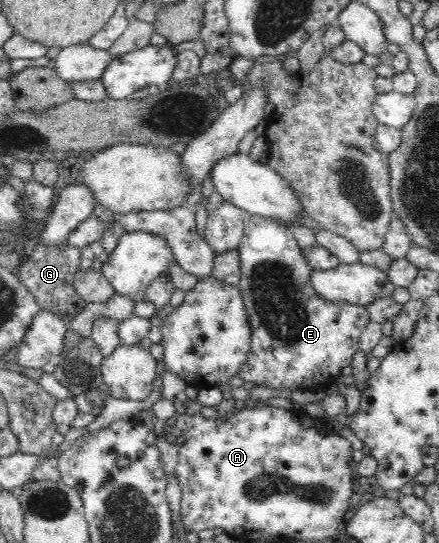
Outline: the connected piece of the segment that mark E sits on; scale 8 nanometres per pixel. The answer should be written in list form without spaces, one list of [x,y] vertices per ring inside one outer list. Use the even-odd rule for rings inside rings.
[[[251,215],[251,220],[247,223],[245,229],[245,236],[241,241],[241,244],[238,246],[238,252],[241,257],[241,276],[240,284],[238,285],[239,291],[241,292],[242,300],[246,306],[247,315],[249,318],[249,323],[252,331],[252,341],[250,344],[249,352],[246,356],[246,362],[241,365],[241,368],[238,370],[238,376],[243,378],[244,382],[253,382],[253,384],[258,384],[259,387],[268,386],[269,388],[274,388],[277,390],[316,390],[317,388],[326,388],[330,384],[337,382],[338,378],[341,376],[341,370],[345,366],[349,366],[353,362],[353,356],[357,354],[360,350],[359,342],[365,328],[368,328],[368,325],[372,321],[369,309],[365,306],[351,304],[345,300],[337,300],[335,302],[331,300],[326,300],[321,297],[313,287],[312,279],[315,272],[315,268],[310,265],[310,261],[306,256],[305,248],[297,244],[295,240],[295,234],[289,230],[289,228],[282,224],[281,222],[266,219],[262,216]]]

